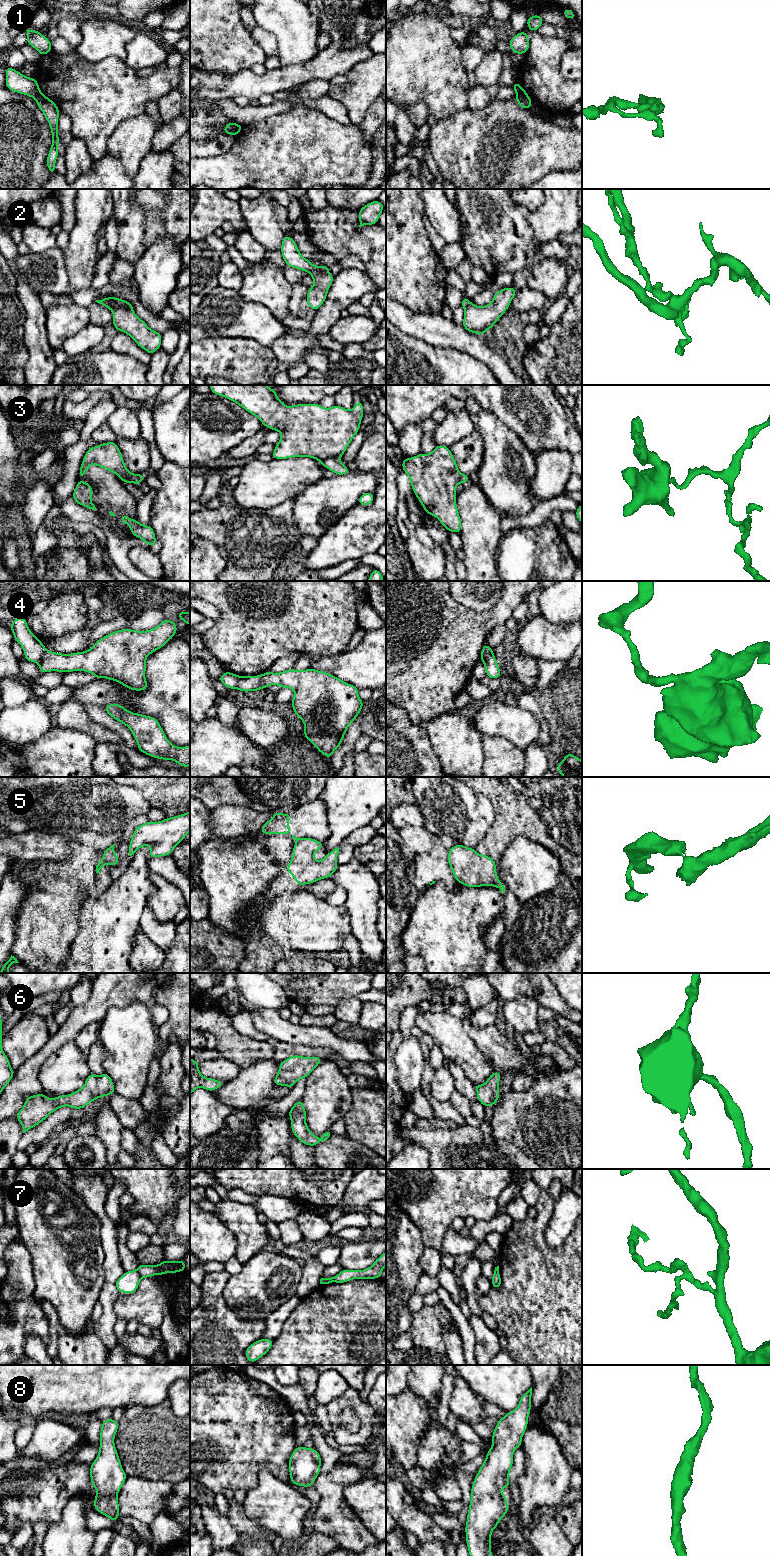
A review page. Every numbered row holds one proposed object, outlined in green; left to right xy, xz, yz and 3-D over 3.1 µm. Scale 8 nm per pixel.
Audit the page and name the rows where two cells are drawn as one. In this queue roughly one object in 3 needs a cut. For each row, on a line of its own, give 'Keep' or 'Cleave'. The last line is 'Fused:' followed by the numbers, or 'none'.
1: Cleave
2: Cleave
3: Cleave
4: Cleave
5: Cleave
6: Keep
7: Cleave
8: Keep
Fused: 1, 2, 3, 4, 5, 7

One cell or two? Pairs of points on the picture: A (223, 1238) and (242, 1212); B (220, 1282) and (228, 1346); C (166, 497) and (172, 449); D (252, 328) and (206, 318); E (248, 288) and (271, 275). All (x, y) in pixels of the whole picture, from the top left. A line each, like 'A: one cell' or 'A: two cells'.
A: two cells
B: one cell
C: two cells
D: one cell
E: one cell

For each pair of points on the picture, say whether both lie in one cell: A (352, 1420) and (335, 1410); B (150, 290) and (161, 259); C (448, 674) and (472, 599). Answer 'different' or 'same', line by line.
A: different
B: same
C: different

